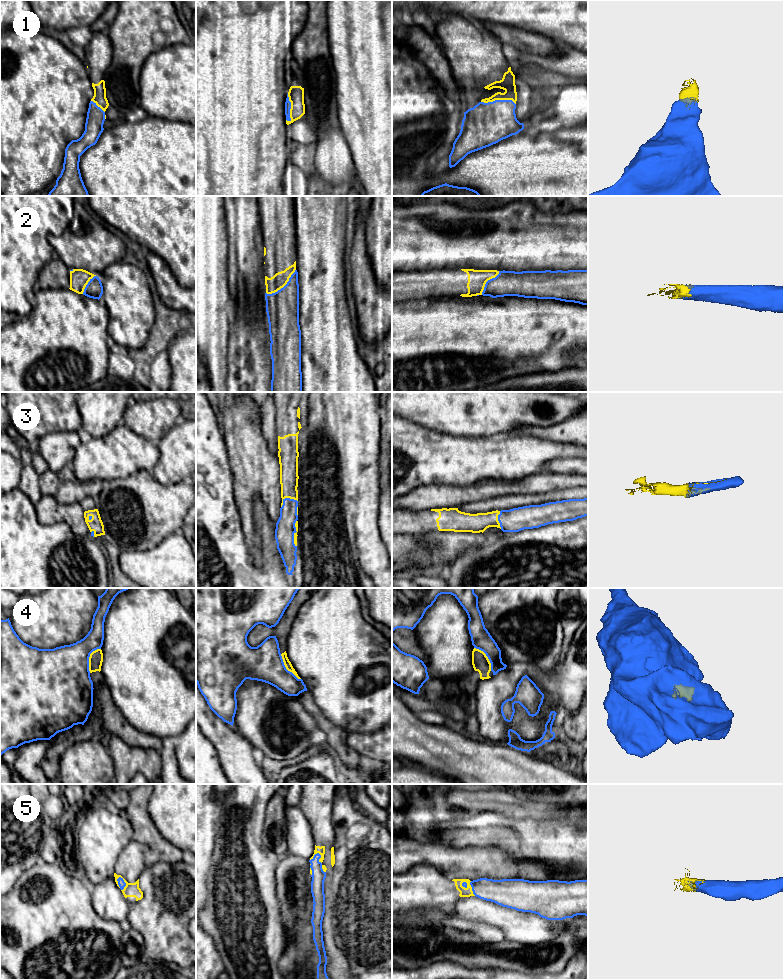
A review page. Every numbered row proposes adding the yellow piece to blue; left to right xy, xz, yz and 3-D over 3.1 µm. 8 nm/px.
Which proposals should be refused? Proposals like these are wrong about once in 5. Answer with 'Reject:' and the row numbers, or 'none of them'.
Reject: 4

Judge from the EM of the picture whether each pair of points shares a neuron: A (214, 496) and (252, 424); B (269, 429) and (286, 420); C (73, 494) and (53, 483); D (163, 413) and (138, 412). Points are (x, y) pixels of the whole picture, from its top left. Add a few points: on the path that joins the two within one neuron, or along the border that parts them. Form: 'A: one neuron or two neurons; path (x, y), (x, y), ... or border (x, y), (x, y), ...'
A: two neurons; border (225, 444), (229, 467), (233, 475), (234, 490)
B: two neurons; border (273, 403), (275, 408), (277, 447), (279, 449)
C: two neurons; border (57, 473), (58, 489), (54, 496)
D: one neuron; path (157, 413), (144, 413)

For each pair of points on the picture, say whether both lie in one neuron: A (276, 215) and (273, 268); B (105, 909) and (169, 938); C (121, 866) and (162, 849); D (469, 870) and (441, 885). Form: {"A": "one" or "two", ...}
{"A": "one", "B": "two", "C": "two", "D": "two"}

